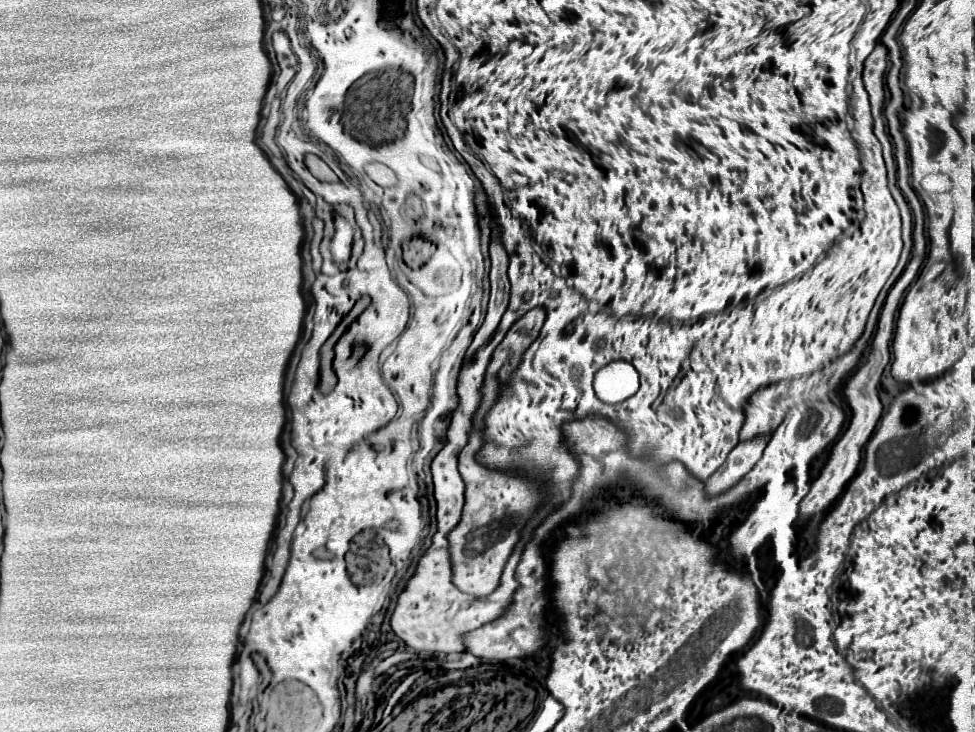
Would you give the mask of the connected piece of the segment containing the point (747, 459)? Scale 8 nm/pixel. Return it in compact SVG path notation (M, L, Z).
M768 433L766 437L754 437L754 441L740 441L730 451L730 457L720 465L718 473L712 473L712 477L708 479L706 491L710 495L718 495L722 491L730 489L732 485L736 485L758 463L770 437L772 437L772 433Z

